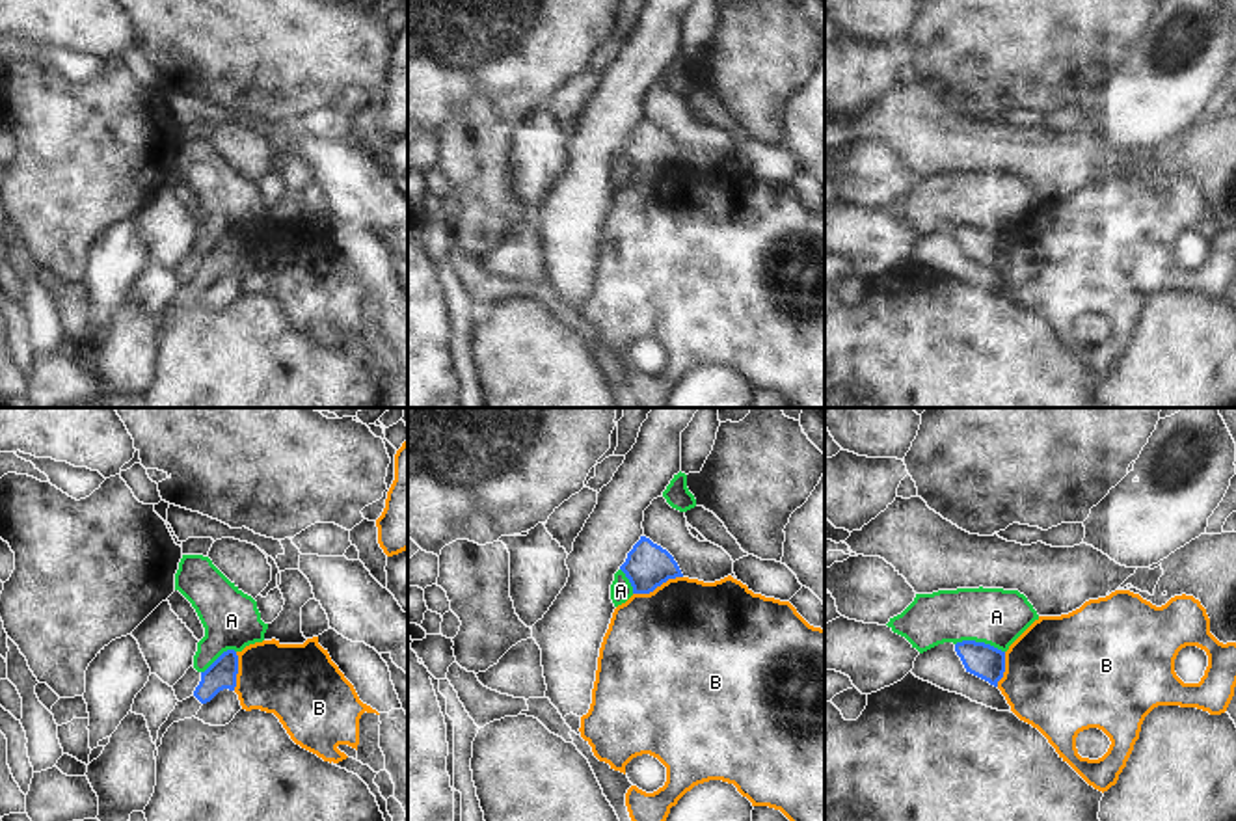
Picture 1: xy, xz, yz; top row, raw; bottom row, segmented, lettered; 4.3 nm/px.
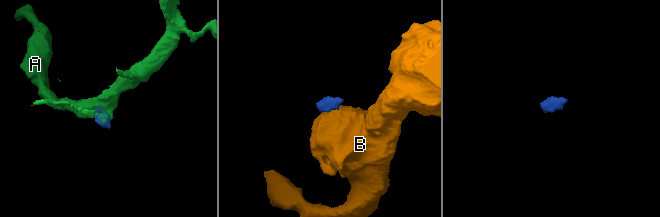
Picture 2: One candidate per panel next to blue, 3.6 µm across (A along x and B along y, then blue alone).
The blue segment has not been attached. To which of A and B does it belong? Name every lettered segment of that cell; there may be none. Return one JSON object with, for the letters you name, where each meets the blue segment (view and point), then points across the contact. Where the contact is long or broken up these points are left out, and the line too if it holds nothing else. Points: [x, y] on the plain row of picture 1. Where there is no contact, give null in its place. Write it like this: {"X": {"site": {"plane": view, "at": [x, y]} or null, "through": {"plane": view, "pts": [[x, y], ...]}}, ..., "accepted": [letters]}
{"accepted": []}

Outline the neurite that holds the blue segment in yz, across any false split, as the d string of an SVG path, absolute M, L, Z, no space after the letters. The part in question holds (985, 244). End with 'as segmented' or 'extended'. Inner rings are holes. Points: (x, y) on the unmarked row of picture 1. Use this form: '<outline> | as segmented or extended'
M975 223L957 225L955 235L961 240L966 255L998 270L998 264L1005 255L1005 235Z | as segmented

